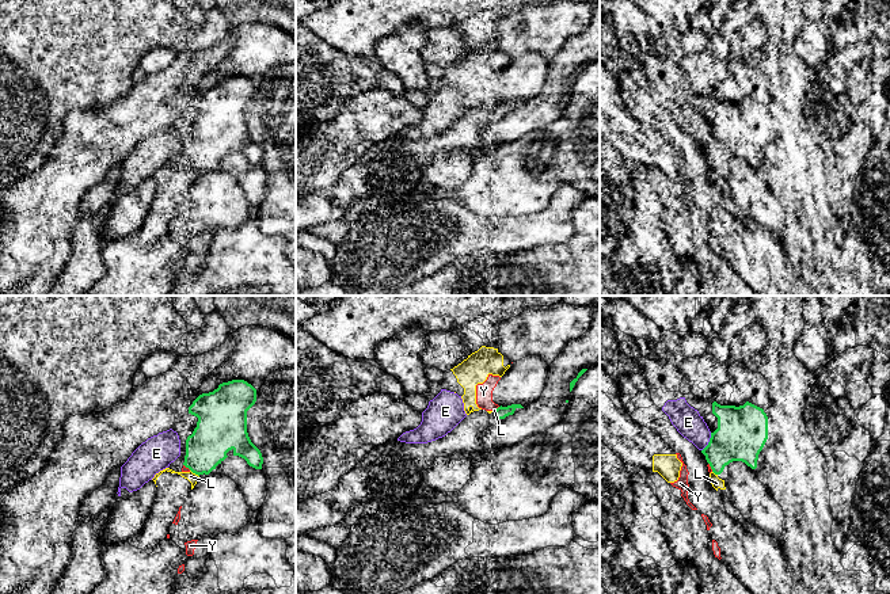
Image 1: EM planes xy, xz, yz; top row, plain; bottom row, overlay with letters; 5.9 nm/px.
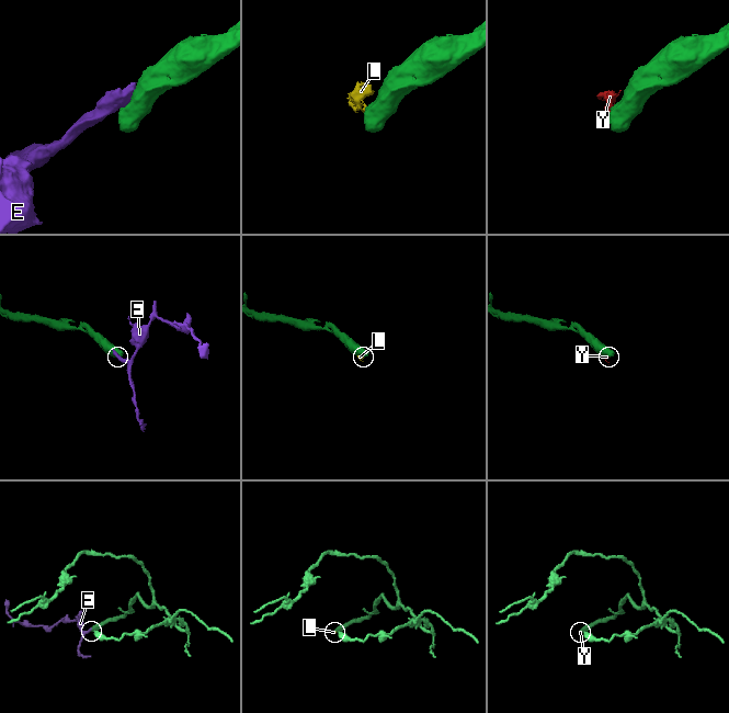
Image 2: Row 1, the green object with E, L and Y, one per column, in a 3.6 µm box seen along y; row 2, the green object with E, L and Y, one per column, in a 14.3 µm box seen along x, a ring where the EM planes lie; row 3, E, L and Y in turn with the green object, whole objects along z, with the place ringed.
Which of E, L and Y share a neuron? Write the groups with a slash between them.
E / L Y

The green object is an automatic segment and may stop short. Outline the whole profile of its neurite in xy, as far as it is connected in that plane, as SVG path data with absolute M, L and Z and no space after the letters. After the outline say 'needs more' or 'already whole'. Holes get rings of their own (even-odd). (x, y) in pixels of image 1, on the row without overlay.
M244 76L222 79L213 88L199 91L189 103L198 118L186 136L186 152L180 151L168 164L182 168L186 163L198 172L209 171L232 146L250 163L262 165L262 149L247 129L247 107L255 98L256 85Z; needs more

